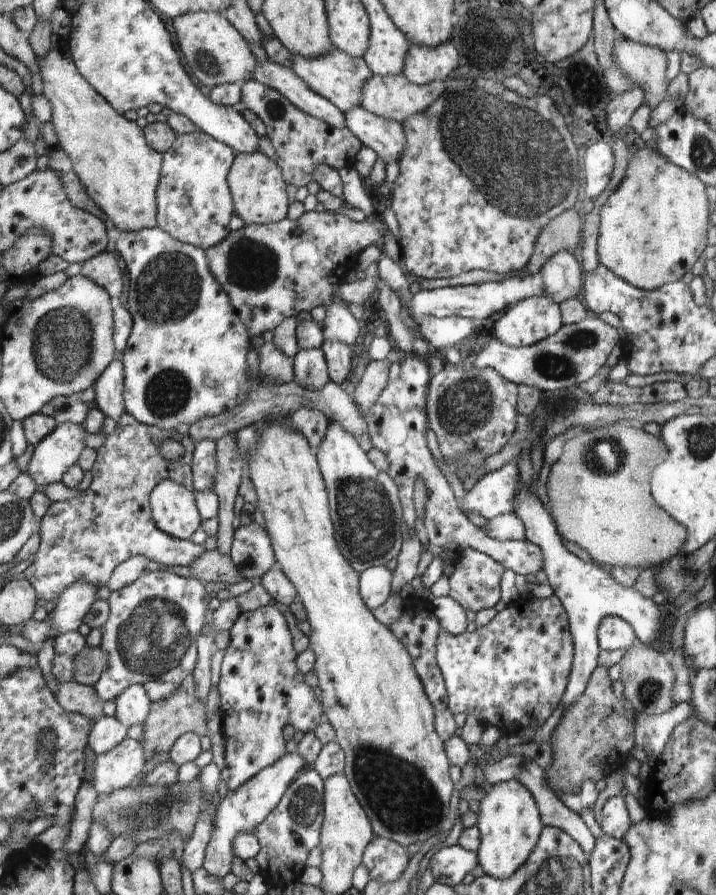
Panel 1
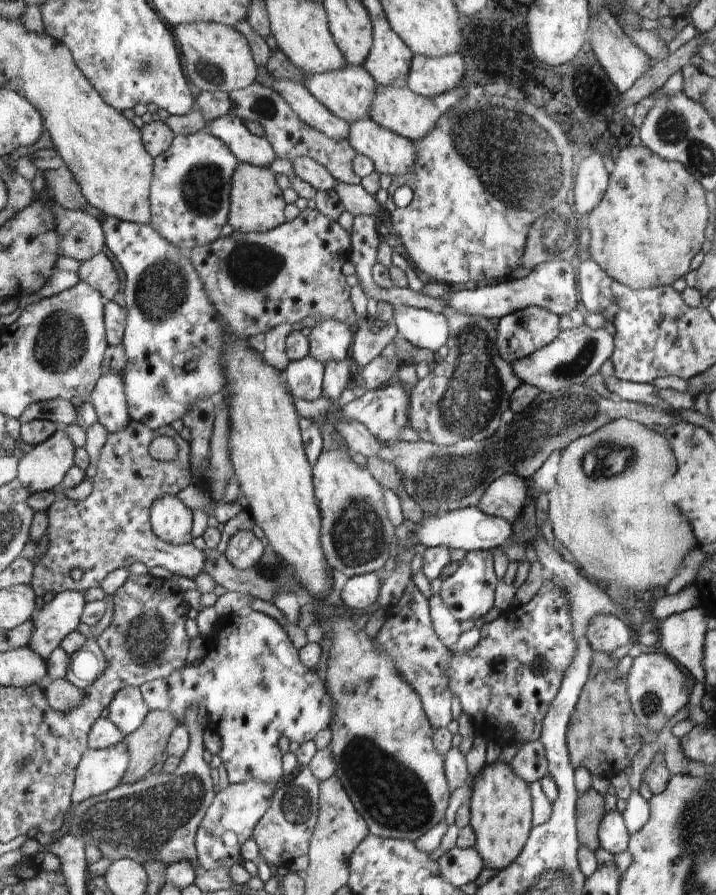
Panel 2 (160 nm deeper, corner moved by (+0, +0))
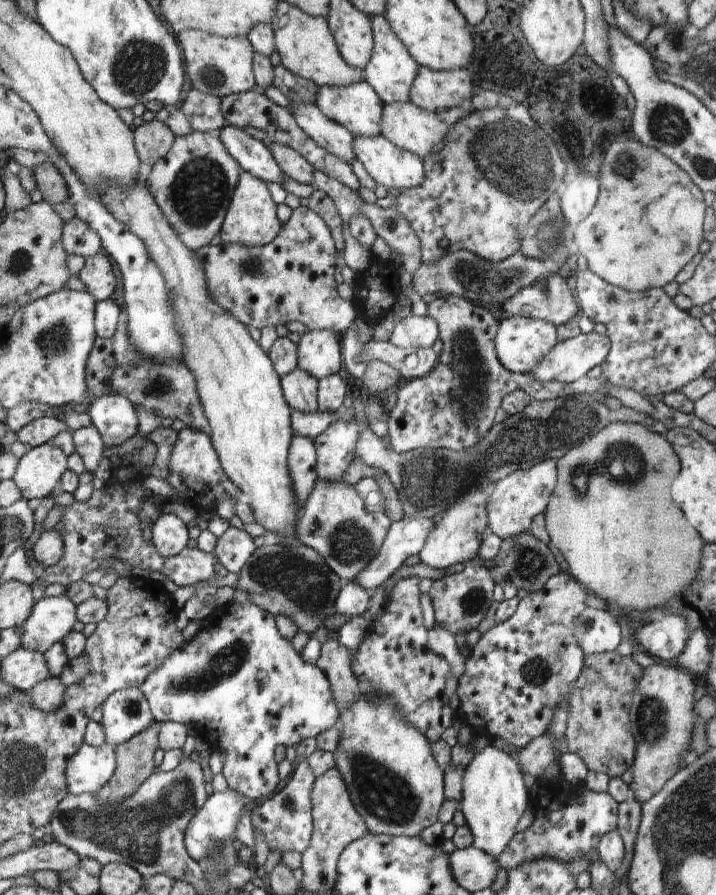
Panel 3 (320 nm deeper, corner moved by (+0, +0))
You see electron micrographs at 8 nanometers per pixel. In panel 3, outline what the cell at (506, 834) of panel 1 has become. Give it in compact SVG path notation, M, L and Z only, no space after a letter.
M490 744L475 754L465 767L461 783L458 808L471 830L473 845L497 860L497 856L509 848L509 842L516 834L514 827L524 814L531 797L522 781L520 764L515 755Z

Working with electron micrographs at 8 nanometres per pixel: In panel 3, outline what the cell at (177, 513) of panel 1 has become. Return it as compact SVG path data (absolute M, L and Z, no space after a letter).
M162 513L151 528L152 543L159 555L170 558L184 552L188 544L188 530L180 518Z

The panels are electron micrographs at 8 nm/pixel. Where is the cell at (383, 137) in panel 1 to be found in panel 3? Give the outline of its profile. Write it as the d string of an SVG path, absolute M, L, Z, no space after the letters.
M381 134L377 137L354 137L353 151L355 158L362 162L366 172L372 177L372 180L384 187L387 192L395 190L413 189L425 182L424 162L417 155L398 148L393 142L390 142Z

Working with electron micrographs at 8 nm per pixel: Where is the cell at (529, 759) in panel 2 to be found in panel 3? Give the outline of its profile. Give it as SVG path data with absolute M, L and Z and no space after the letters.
M550 733L535 738L520 751L516 760L521 772L530 774L535 780L541 779L540 775L550 763L558 762L559 756L568 752L565 737L560 737L555 742Z

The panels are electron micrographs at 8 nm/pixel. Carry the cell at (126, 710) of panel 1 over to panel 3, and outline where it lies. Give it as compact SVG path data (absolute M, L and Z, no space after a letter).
M139 687L117 690L102 705L105 744L117 747L156 724L149 701Z

